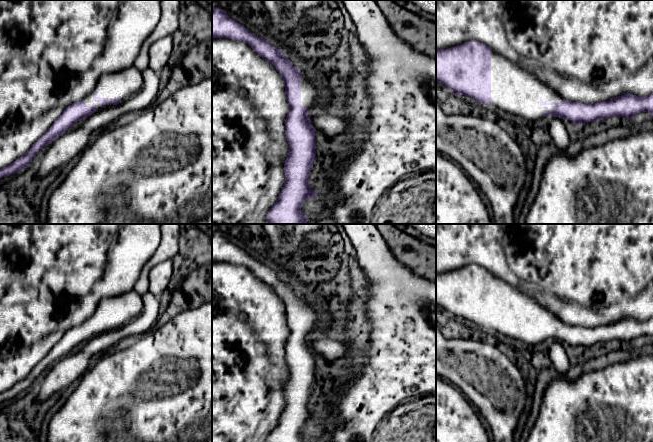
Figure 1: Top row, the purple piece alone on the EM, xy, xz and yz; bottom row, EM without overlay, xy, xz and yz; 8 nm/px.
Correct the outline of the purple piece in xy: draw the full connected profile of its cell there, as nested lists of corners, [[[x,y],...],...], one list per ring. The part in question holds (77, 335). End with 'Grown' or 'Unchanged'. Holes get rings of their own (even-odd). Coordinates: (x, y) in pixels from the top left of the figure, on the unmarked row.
[[[134,289],[112,297],[101,297],[91,317],[67,330],[52,350],[23,380],[0,393],[0,403],[26,392],[43,371],[69,355],[78,345],[87,342],[97,334],[129,323],[139,317],[143,311],[142,296]]]. Grown

